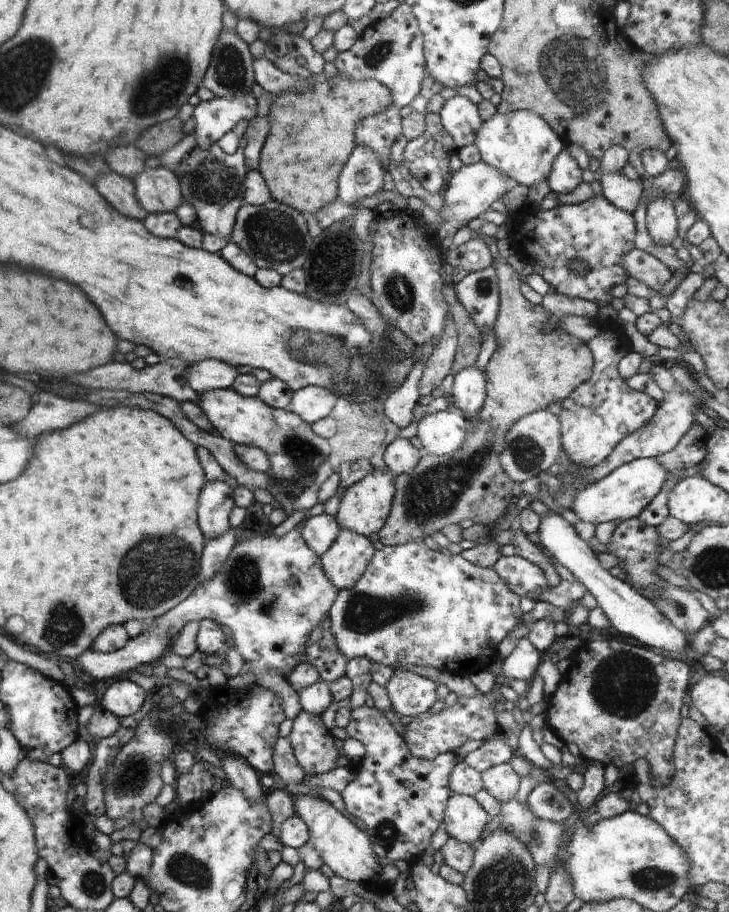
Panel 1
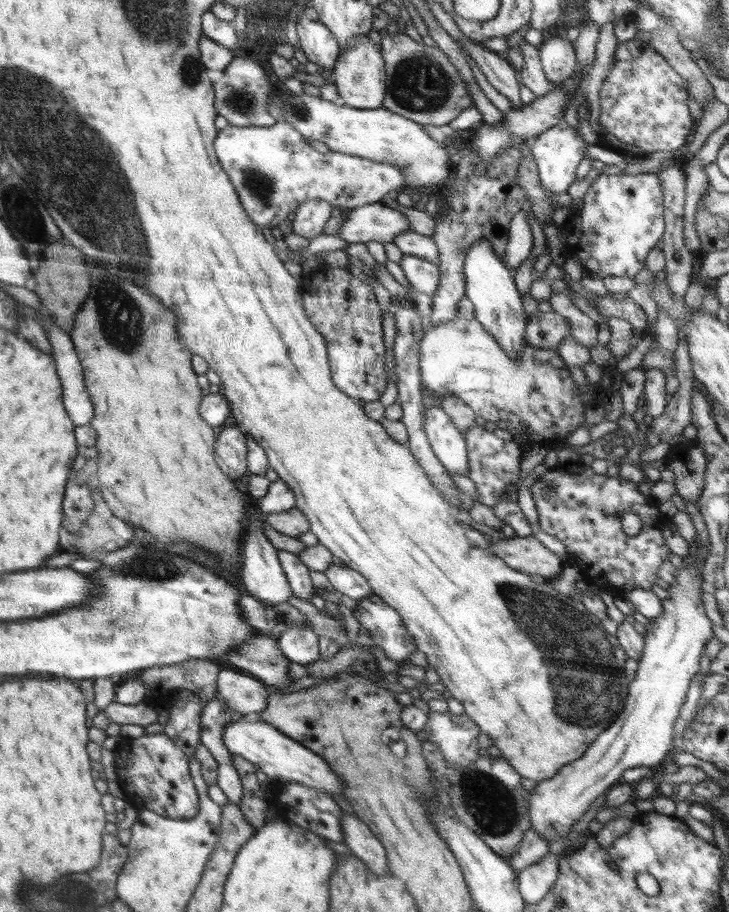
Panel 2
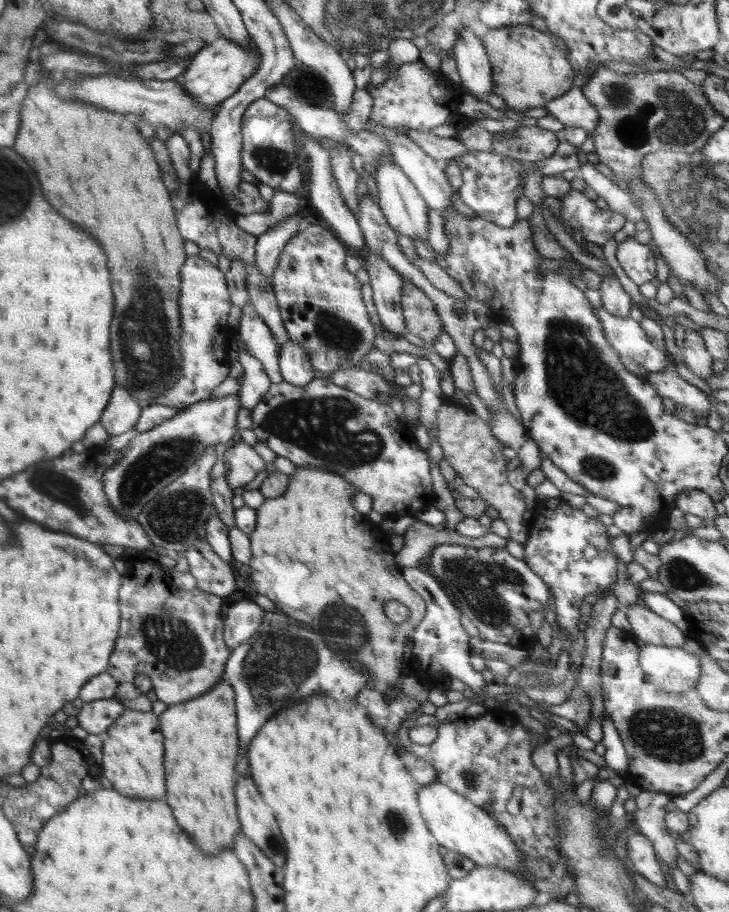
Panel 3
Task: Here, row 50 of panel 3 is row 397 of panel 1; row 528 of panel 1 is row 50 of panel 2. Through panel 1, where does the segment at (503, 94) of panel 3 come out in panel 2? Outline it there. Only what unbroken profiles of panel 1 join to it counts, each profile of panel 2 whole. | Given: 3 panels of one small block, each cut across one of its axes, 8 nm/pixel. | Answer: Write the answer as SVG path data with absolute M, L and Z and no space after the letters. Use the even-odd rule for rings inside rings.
M402 32L384 34L379 47L385 62L387 87L382 103L382 107L385 109L420 124L441 127L442 125L448 125L464 109L473 106L473 100L467 91L467 84L459 77L456 67L448 60L447 54L440 47L430 47L424 42L417 42L410 35Z

